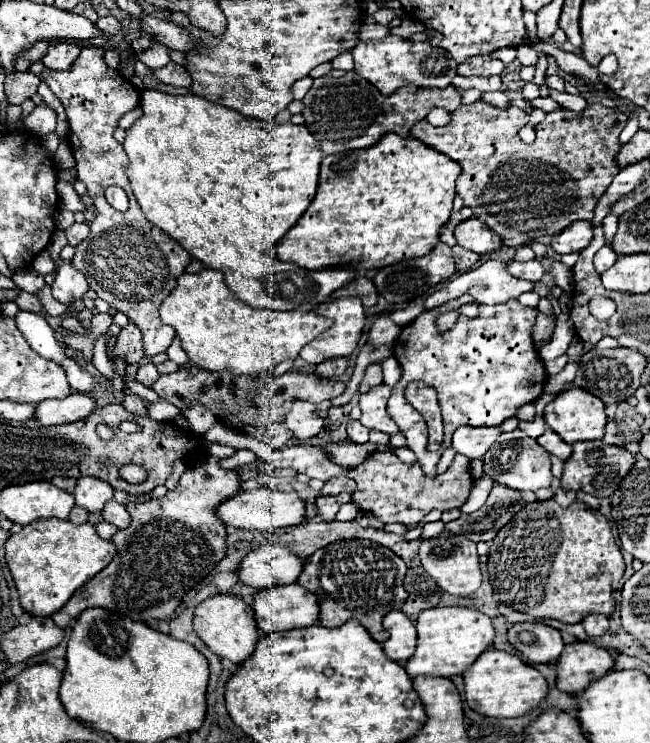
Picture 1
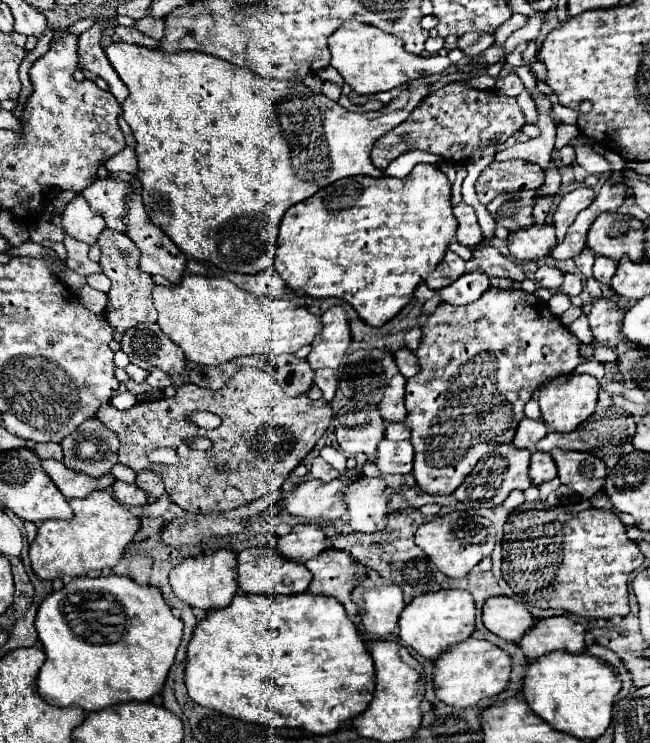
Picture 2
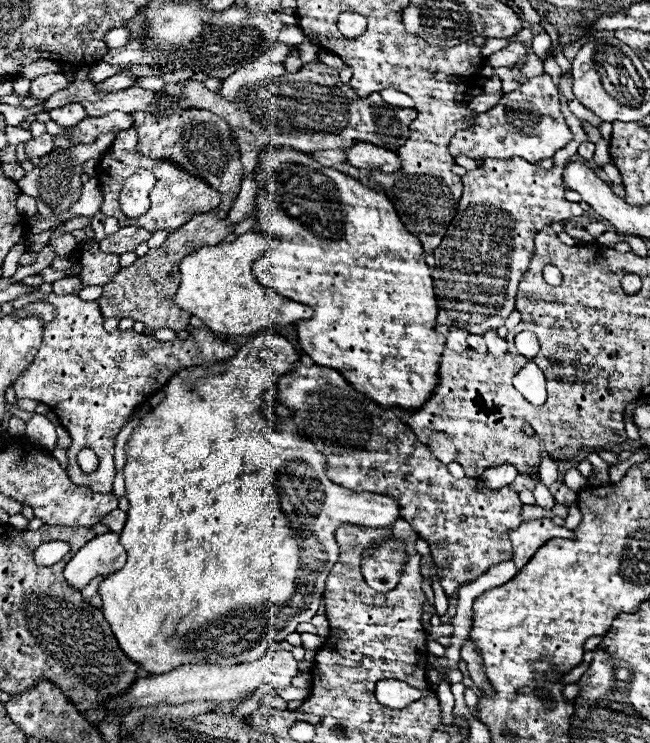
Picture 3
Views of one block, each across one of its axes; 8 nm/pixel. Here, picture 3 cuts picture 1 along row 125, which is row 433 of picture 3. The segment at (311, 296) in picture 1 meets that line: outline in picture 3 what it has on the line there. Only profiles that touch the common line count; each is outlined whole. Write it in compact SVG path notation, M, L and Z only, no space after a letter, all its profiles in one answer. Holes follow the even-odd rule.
M266 328L248 344L244 344L232 358L212 362L208 366L184 368L176 372L164 386L166 400L144 416L142 424L132 432L128 440L128 448L126 448L128 462L124 466L124 476L126 476L126 498L130 506L128 506L126 526L120 532L120 542L128 552L128 562L124 564L122 570L110 574L100 582L98 594L102 596L104 618L110 624L118 646L132 662L136 662L142 670L148 670L150 674L166 674L182 664L240 664L246 660L258 660L258 656L264 656L264 652L268 652L280 640L292 634L300 622L310 622L318 612L324 594L326 576L332 564L338 560L338 544L334 540L336 528L344 522L372 526L372 528L386 528L400 518L400 504L392 496L366 494L366 492L360 494L330 482L324 472L326 458L320 452L316 452L316 448L310 442L300 442L296 438L298 426L294 422L278 418L278 422L282 424L282 428L278 430L276 422L264 418L262 414L266 406L264 394L272 386L276 386L276 380L282 374L292 370L294 362L298 362L298 352L292 346L292 342L280 336L278 332L274 332L274 328Z

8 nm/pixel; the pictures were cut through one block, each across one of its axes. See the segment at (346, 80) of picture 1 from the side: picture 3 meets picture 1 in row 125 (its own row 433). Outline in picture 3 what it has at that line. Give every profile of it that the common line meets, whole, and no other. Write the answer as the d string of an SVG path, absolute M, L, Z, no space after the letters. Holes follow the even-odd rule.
M318 364L310 368L298 366L278 380L276 396L296 416L298 424L306 432L306 438L318 448L318 452L326 456L326 474L334 484L358 492L396 496L398 504L406 510L406 522L430 544L432 560L438 566L442 588L448 596L452 596L462 584L482 576L488 568L510 560L510 540L506 540L504 534L510 528L518 528L518 524L522 524L520 510L524 506L520 496L510 486L490 490L480 478L464 476L454 480L448 472L448 466L442 464L426 448L426 444L416 438L416 434L396 416L394 410L380 408L380 404L354 390L354 386L332 368Z

